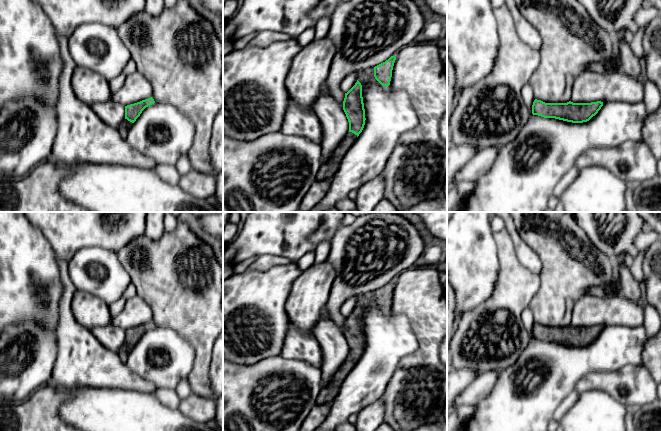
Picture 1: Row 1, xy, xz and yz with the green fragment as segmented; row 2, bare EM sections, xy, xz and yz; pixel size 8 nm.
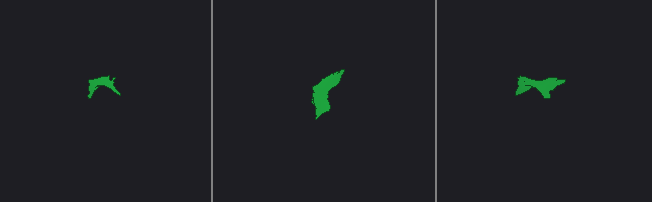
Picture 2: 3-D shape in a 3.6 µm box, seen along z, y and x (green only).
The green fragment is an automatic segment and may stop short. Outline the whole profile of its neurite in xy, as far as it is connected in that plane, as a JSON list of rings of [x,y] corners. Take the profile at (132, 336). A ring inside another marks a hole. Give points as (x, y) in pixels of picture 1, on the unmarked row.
[[[150,321],[148,323],[140,325],[140,326],[125,330],[125,342],[118,352],[118,355],[119,355],[120,359],[122,360],[122,362],[126,363],[127,357],[128,357],[130,351],[136,345],[136,343],[140,340],[142,335],[146,331],[148,331],[154,327],[155,327],[154,323],[152,321]]]

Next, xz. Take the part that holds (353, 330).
[[[357,304],[355,309],[345,317],[343,334],[349,346],[349,356],[335,373],[331,382],[322,387],[317,398],[317,404],[332,403],[338,395],[339,389],[346,376],[354,368],[365,349],[365,333],[362,321],[362,309]]]

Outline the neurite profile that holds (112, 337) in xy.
[[[77,291],[71,300],[76,321],[89,329],[108,350],[119,352],[125,342],[125,330],[111,324],[109,305],[95,295]]]

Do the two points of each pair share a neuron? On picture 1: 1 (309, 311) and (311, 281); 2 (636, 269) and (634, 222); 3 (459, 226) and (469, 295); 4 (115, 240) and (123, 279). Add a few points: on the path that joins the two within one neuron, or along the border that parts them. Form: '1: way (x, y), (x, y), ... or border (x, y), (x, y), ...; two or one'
1: way (309, 304), (311, 288); one
2: border (639, 252), (634, 257); two
3: way (465, 243), (465, 252), (469, 258), (469, 278); one
4: border (92, 246), (100, 246), (115, 253); two

